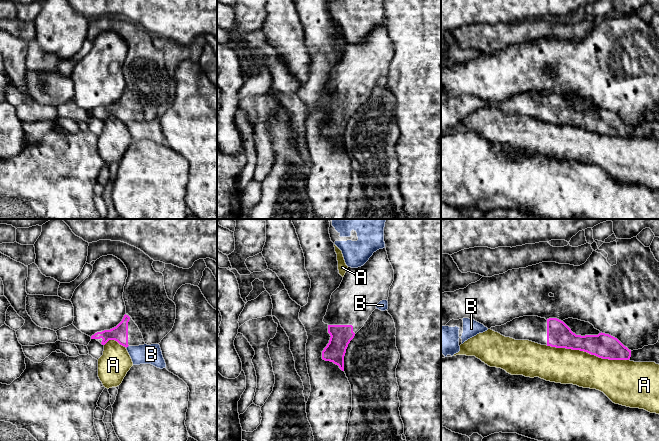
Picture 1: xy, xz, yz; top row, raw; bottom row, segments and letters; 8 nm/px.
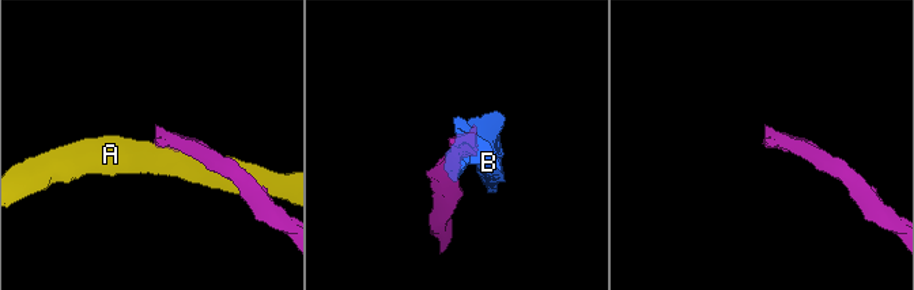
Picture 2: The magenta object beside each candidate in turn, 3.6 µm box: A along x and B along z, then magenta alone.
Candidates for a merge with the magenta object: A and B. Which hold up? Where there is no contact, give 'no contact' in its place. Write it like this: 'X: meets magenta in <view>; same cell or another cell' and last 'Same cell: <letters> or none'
A: meets magenta in yz; another cell
B: meets magenta in xy; another cell
Same cell: none

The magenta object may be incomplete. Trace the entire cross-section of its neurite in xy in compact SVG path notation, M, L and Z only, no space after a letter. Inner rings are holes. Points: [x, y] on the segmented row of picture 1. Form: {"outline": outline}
{"outline": "M128 314L124 315L116 327L97 332L91 336L91 339L96 339L102 345L105 345L109 340L115 340L126 348L145 344L142 333Z"}

